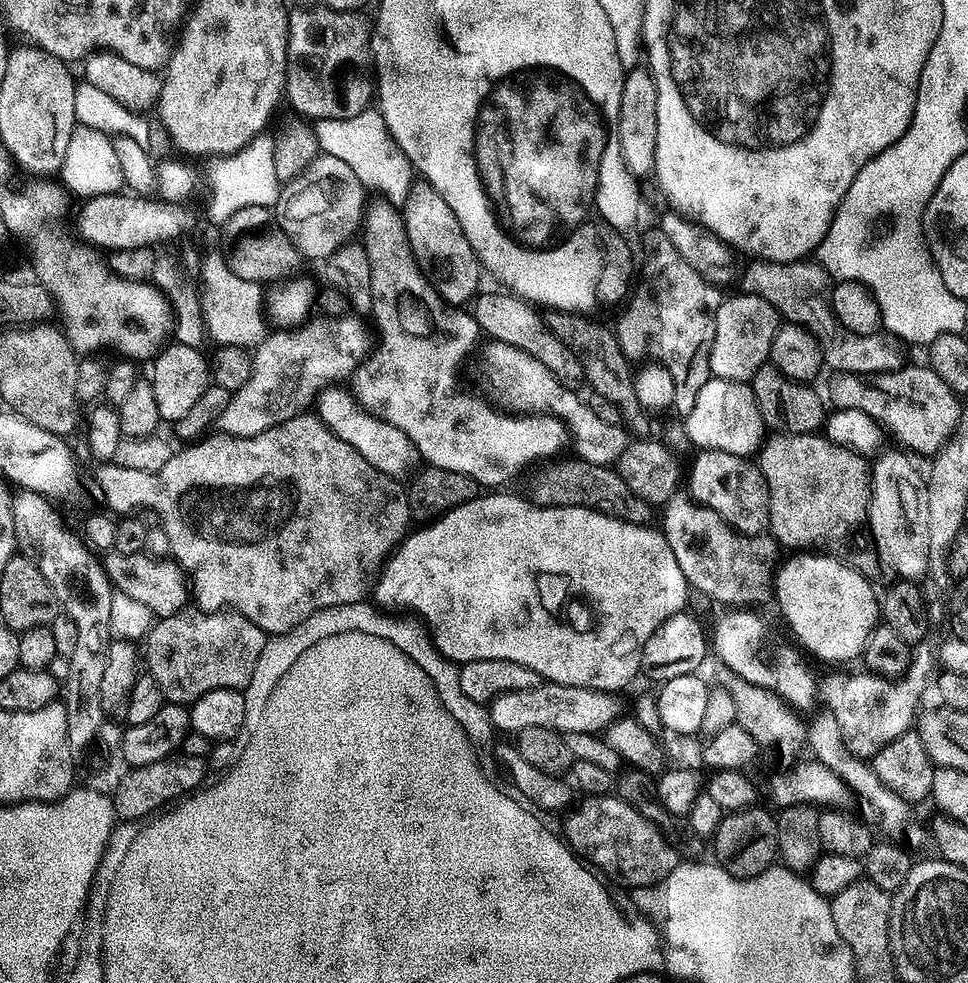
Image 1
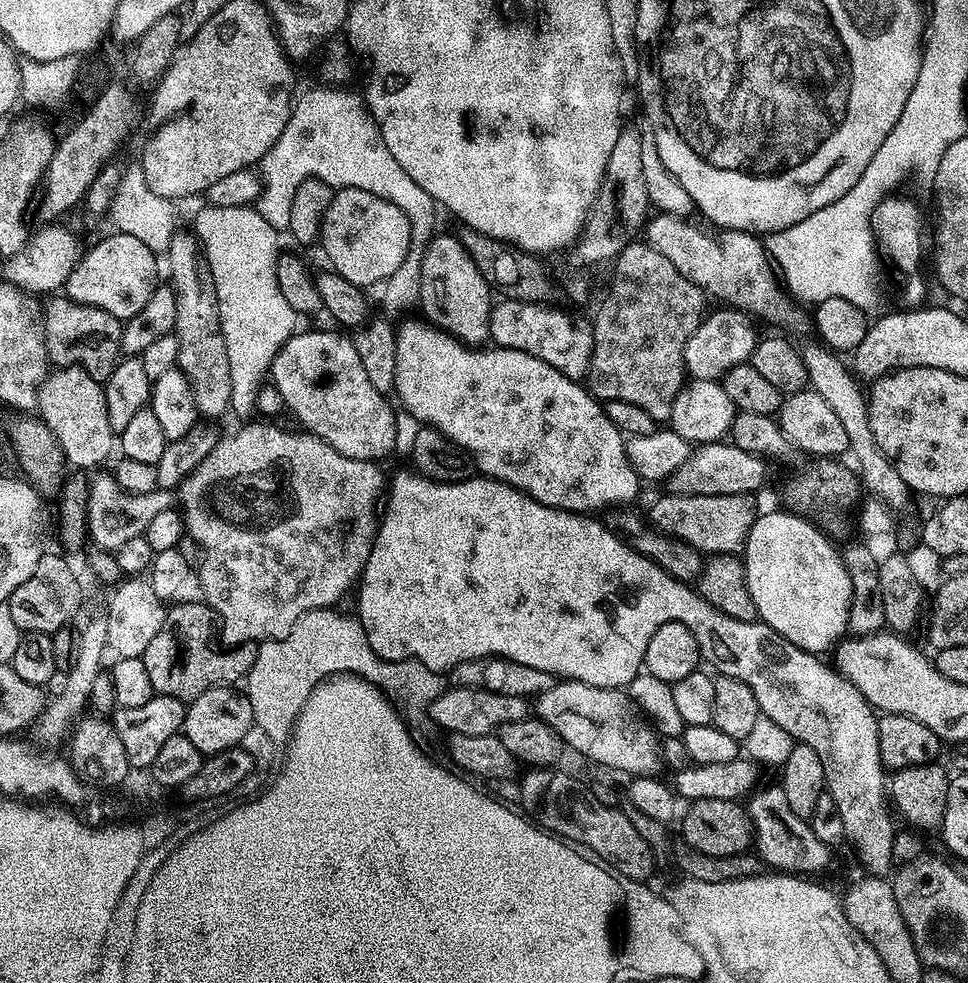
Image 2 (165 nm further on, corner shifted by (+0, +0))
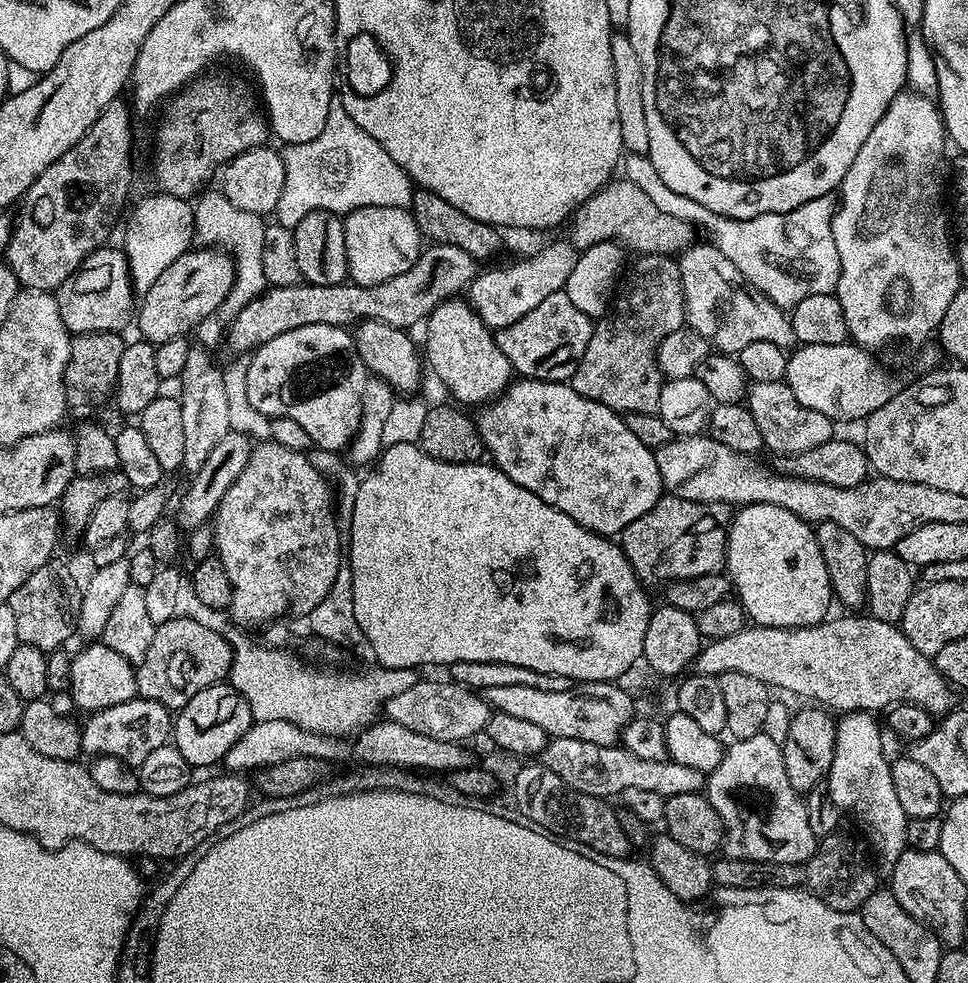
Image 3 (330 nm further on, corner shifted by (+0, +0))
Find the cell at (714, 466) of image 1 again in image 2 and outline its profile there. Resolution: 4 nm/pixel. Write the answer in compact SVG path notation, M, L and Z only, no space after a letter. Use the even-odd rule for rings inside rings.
M663 494L646 512L651 527L665 536L694 546L701 554L740 554L754 526L758 509L751 495L706 494L705 496L673 496Z

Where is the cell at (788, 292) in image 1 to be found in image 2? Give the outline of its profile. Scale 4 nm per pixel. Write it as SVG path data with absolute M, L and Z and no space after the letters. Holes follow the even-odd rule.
M653 215L646 224L646 243L670 258L678 274L682 274L682 278L690 278L690 282L704 289L711 299L713 296L716 300L724 300L720 302L727 307L751 314L757 321L765 320L776 327L773 329L783 330L793 337L813 331L814 320L809 309L807 312L804 309L807 307L784 286L765 241L759 235L728 230L721 235L724 236L721 240L715 240L688 223L692 222L681 216Z

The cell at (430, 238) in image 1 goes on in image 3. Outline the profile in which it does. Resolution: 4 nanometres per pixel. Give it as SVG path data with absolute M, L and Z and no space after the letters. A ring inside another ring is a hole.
M464 298L444 300L428 315L424 328L422 352L440 384L457 405L483 406L502 395L514 379L506 354L498 350L493 329L487 328Z

